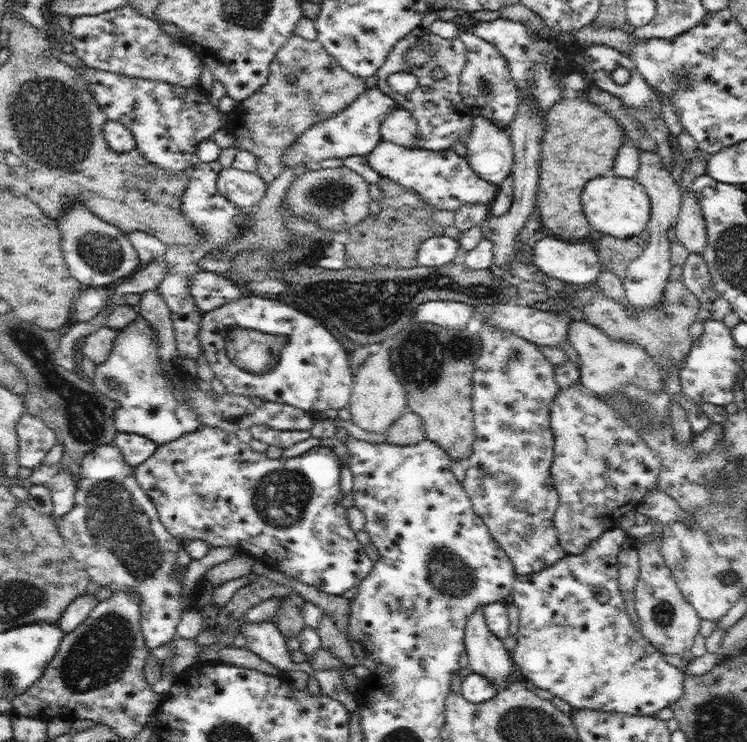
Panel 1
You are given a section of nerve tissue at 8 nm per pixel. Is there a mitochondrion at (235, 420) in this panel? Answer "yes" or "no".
no

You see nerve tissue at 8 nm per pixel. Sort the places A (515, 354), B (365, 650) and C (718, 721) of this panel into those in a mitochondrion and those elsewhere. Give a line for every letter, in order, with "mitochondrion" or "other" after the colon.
A: mitochondrion
B: other
C: mitochondrion

